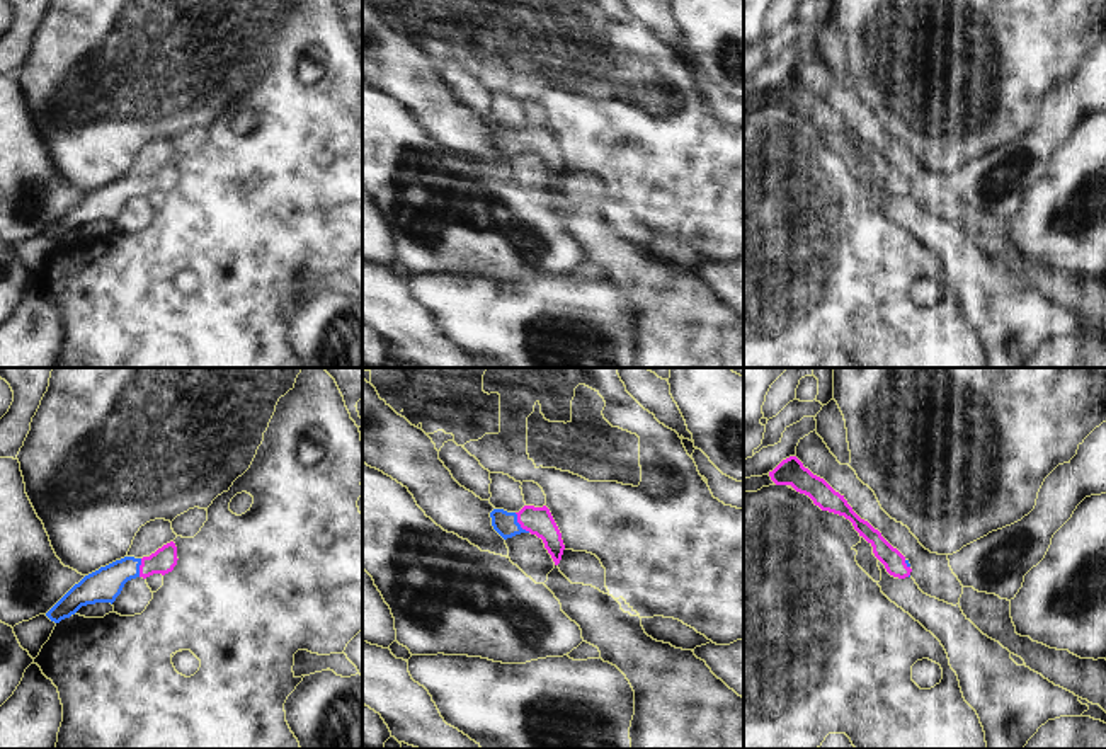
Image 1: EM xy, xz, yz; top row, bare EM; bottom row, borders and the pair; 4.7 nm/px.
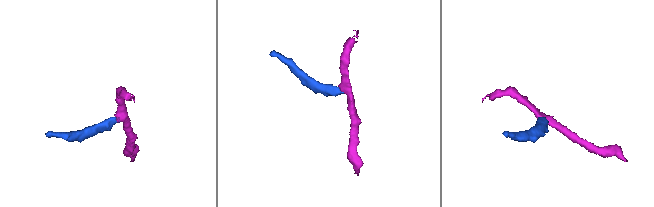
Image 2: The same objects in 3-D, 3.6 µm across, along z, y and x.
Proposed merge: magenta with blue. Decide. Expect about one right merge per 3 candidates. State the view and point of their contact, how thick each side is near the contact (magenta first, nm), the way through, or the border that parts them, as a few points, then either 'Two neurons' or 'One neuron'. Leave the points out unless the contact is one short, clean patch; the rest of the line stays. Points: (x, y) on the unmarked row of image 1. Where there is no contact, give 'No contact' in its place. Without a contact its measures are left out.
Touches magenta at xz (519, 142). Thickness 130 nm (magenta) against 110 nm. Path across: xz (538, 140), (519, 142), (504, 142). One neuron.

